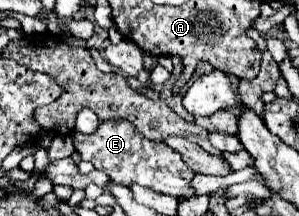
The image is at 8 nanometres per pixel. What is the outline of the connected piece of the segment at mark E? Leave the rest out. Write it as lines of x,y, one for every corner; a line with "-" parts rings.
103,122
93,134
73,132
71,136
75,150
81,160
91,162
97,170
103,170
115,184
141,184
153,188
155,192
169,194
175,198
191,198
191,180
195,172
187,168
179,152
173,152
165,142
145,140
129,122

